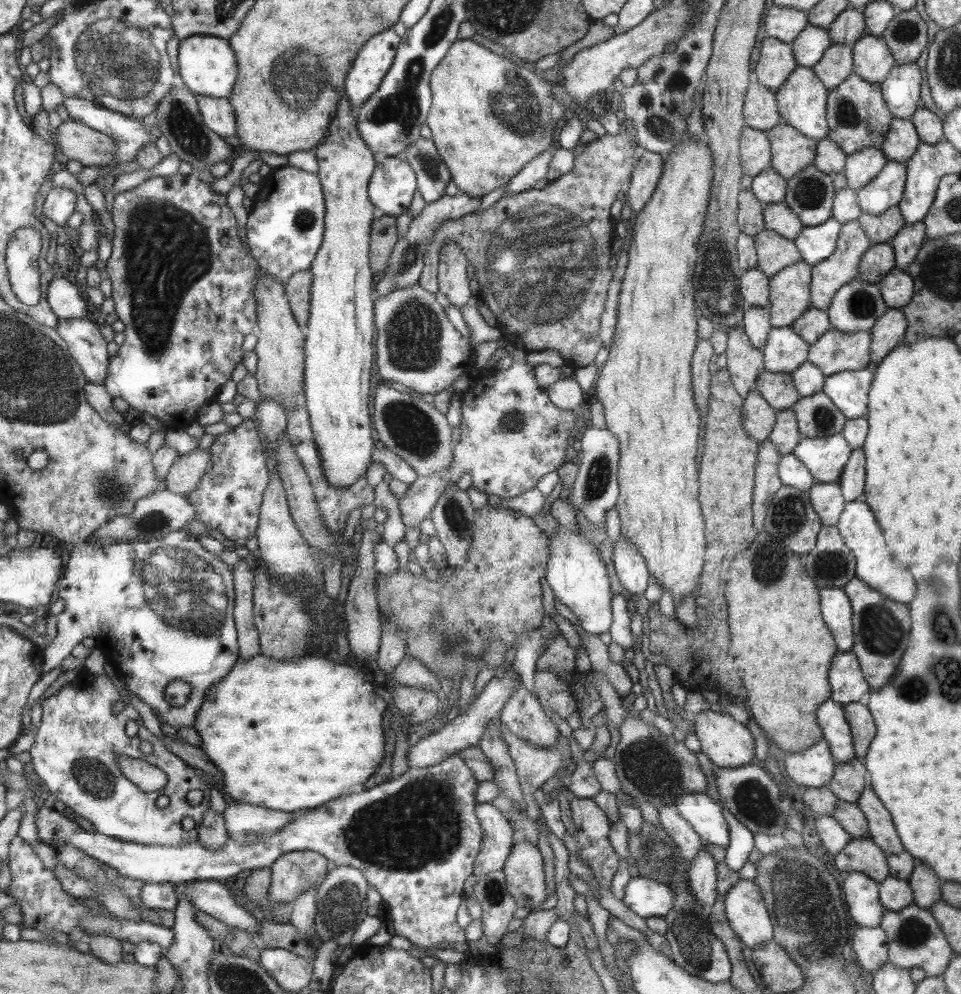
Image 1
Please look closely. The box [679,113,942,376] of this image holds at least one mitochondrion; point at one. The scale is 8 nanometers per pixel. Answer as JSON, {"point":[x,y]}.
{"point":[716,283]}

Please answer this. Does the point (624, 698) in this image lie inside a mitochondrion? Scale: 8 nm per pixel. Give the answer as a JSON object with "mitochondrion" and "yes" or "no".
{"mitochondrion":"no"}

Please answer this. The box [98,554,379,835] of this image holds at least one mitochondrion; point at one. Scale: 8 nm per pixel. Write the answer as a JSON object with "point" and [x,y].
{"point":[309,576]}

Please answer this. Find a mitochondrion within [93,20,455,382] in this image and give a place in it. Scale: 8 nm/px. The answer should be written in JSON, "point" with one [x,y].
{"point":[157,234]}

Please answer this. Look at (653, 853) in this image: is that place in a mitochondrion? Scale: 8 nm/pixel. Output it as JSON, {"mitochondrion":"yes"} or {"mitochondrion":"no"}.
{"mitochondrion":"yes"}

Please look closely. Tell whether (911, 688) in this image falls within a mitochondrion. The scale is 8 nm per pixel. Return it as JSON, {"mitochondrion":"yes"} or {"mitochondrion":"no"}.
{"mitochondrion":"yes"}

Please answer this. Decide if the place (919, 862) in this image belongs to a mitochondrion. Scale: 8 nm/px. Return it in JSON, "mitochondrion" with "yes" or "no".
{"mitochondrion":"no"}

